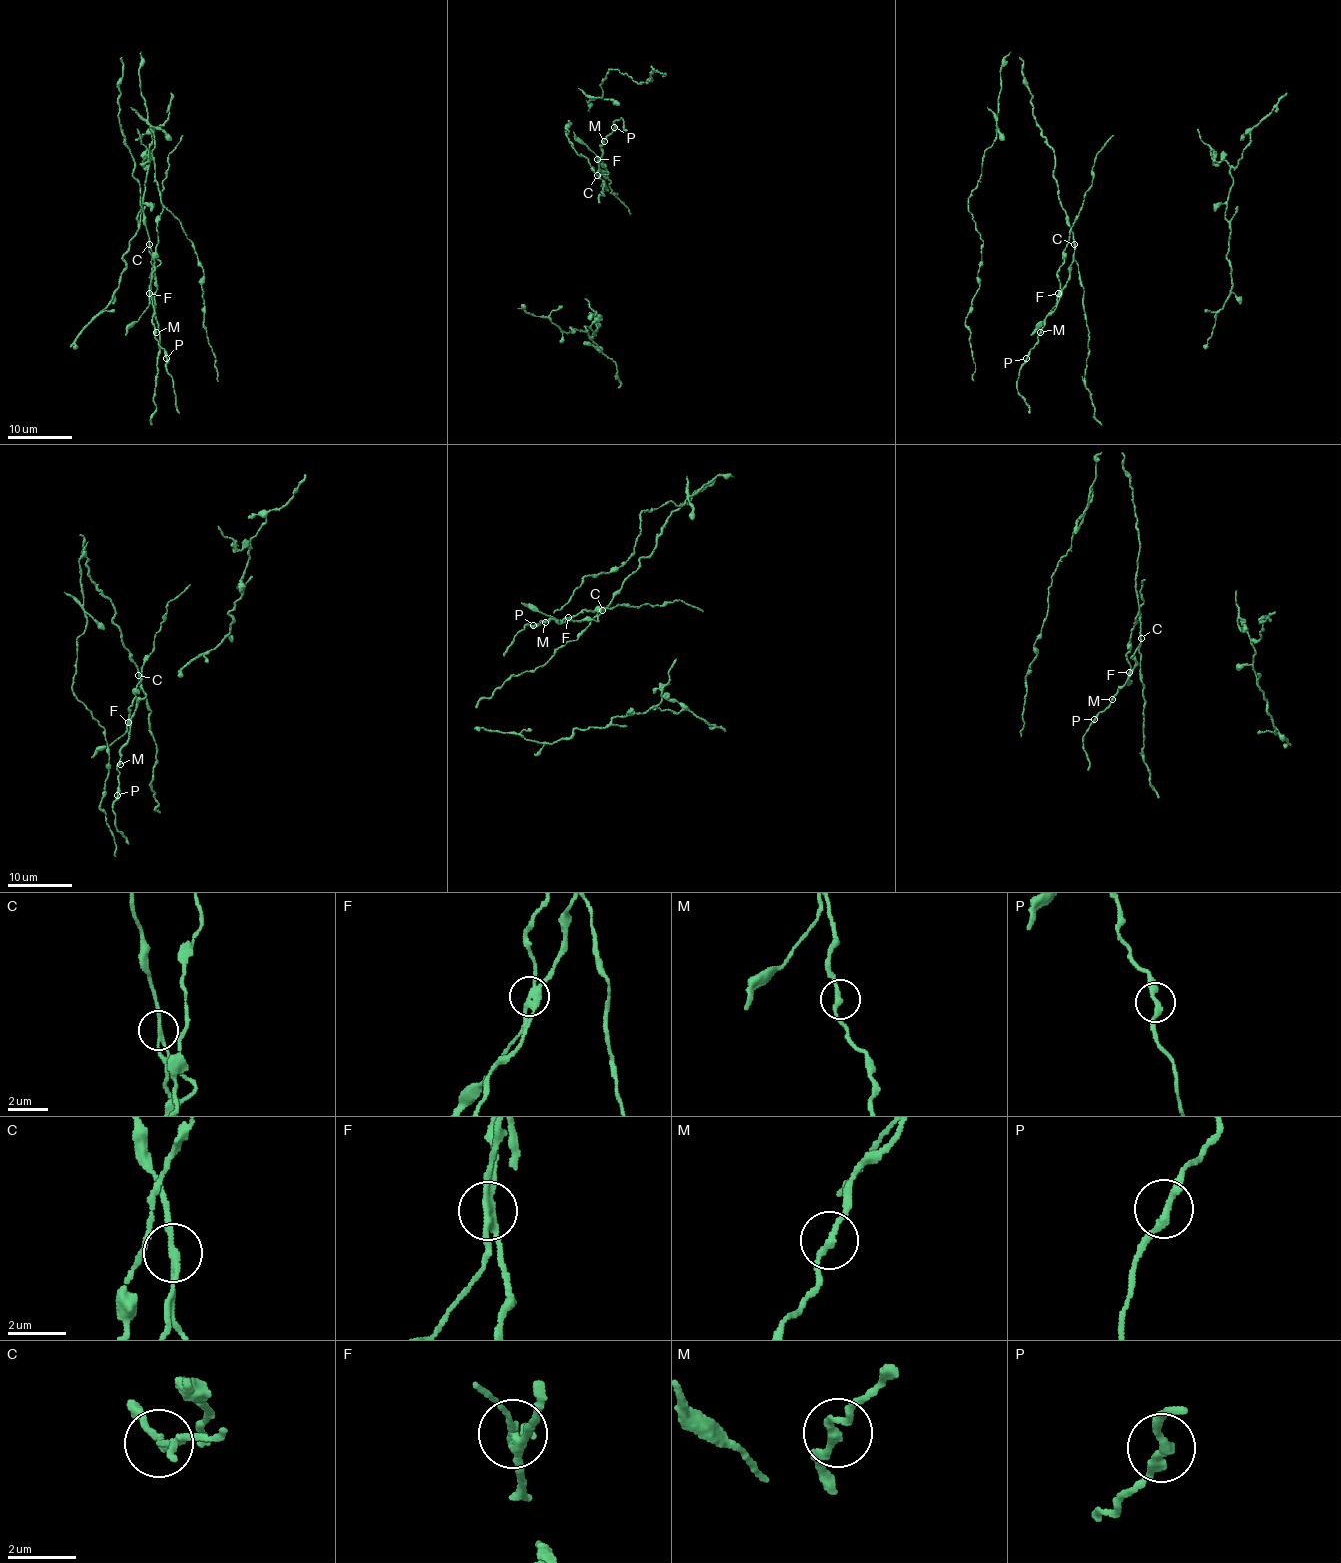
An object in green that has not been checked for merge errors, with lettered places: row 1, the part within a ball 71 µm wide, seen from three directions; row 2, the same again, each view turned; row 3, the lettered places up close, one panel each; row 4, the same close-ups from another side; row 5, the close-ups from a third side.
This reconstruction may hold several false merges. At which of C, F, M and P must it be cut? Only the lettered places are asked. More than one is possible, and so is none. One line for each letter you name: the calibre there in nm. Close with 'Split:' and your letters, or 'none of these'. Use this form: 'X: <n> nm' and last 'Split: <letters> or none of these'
C: 190 nm
F: 280 nm
Split: C, F

